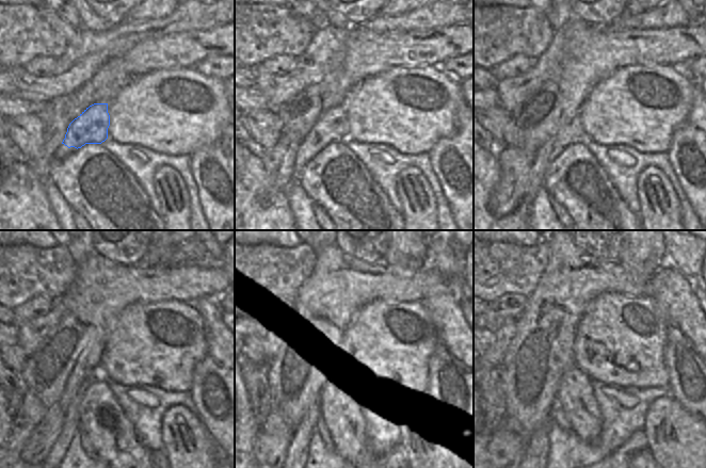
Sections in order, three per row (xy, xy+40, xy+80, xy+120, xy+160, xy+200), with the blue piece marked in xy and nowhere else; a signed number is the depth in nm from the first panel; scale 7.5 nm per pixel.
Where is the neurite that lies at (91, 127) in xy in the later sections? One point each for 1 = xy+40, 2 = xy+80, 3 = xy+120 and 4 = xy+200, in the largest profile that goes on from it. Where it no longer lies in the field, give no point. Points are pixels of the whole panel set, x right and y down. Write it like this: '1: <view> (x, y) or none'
1: xy+40 (332, 127)
2: xy+80 (571, 132)
3: xy+120 (71, 401)
4: xy+200 (538, 446)

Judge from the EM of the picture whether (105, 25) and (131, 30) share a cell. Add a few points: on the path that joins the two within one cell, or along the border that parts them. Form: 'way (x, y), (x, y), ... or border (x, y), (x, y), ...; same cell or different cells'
border (114, 25), (108, 30), (99, 32), (87, 30); different cells

